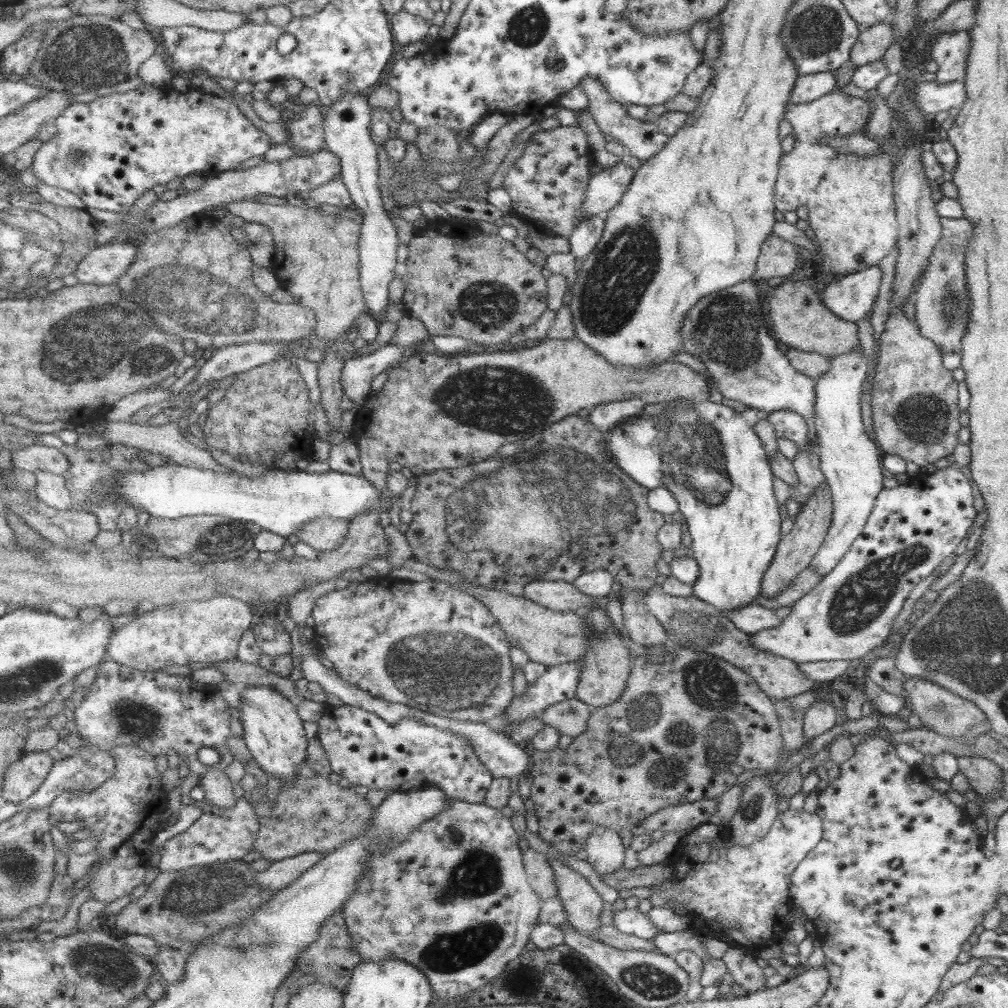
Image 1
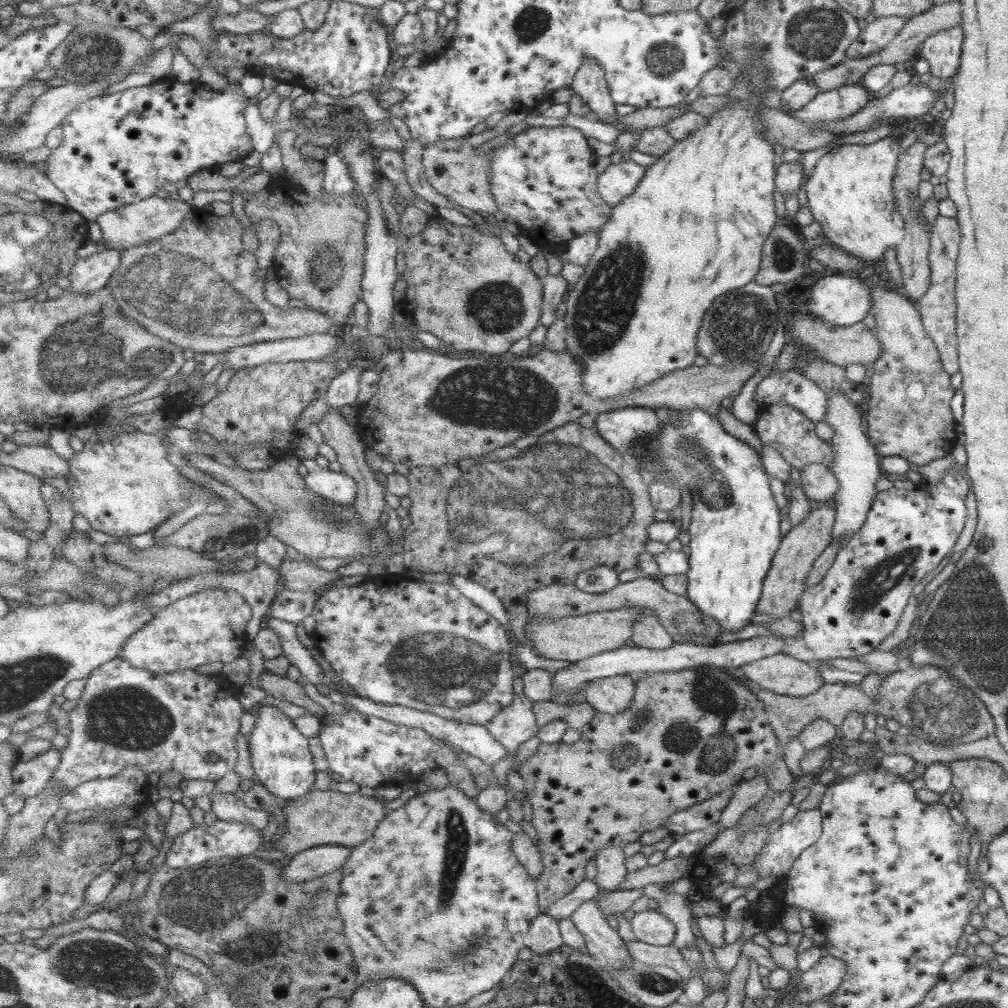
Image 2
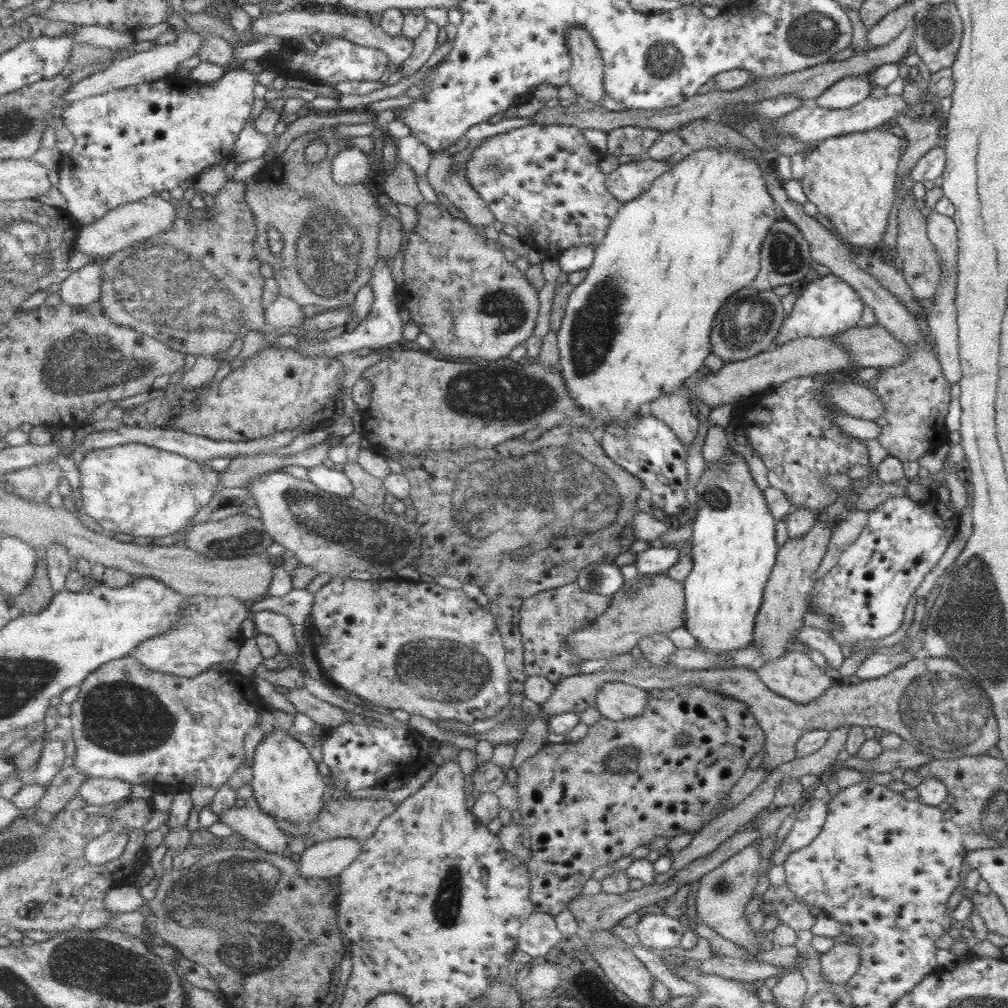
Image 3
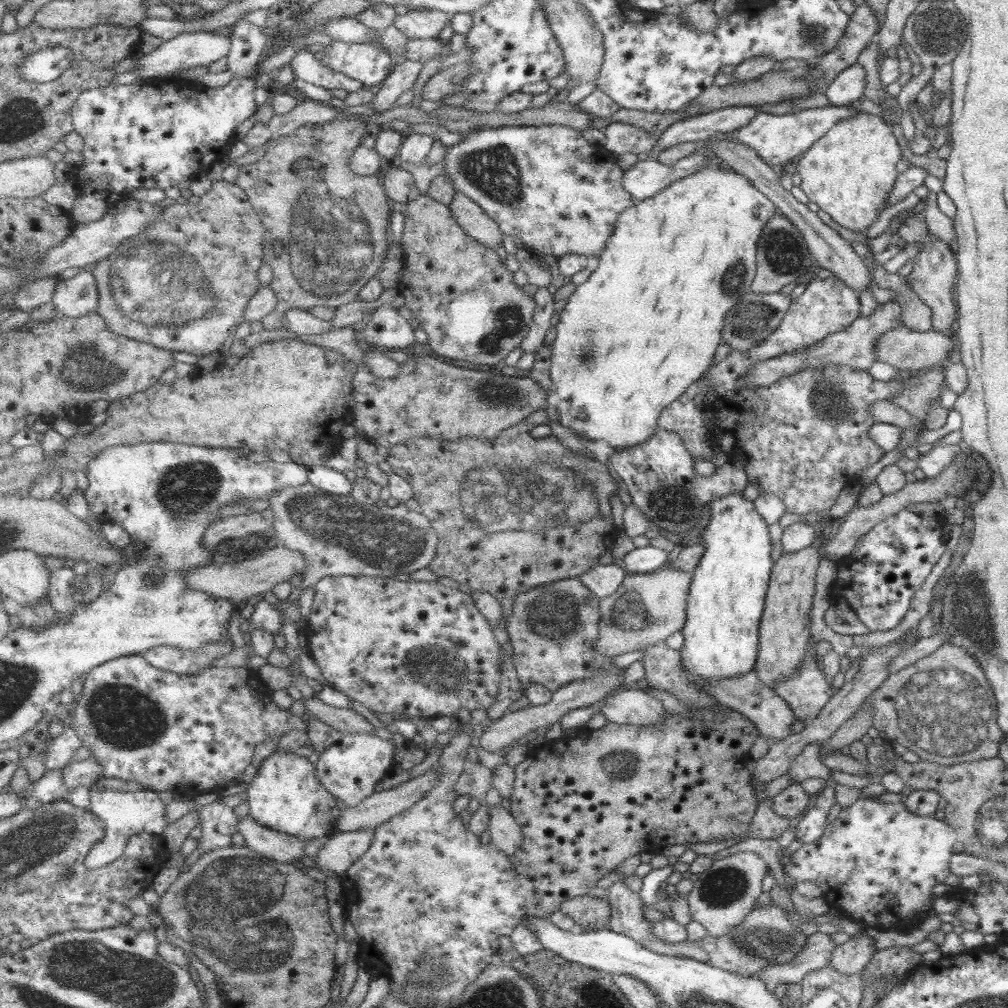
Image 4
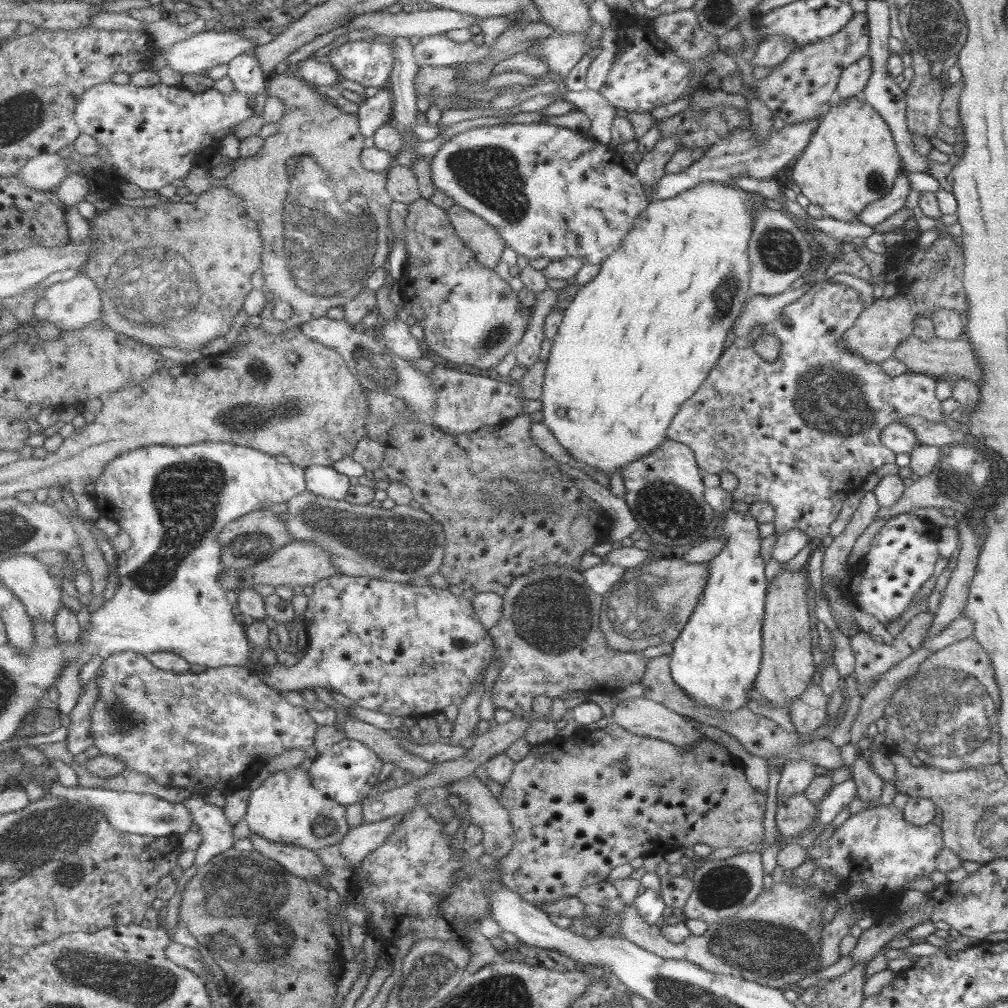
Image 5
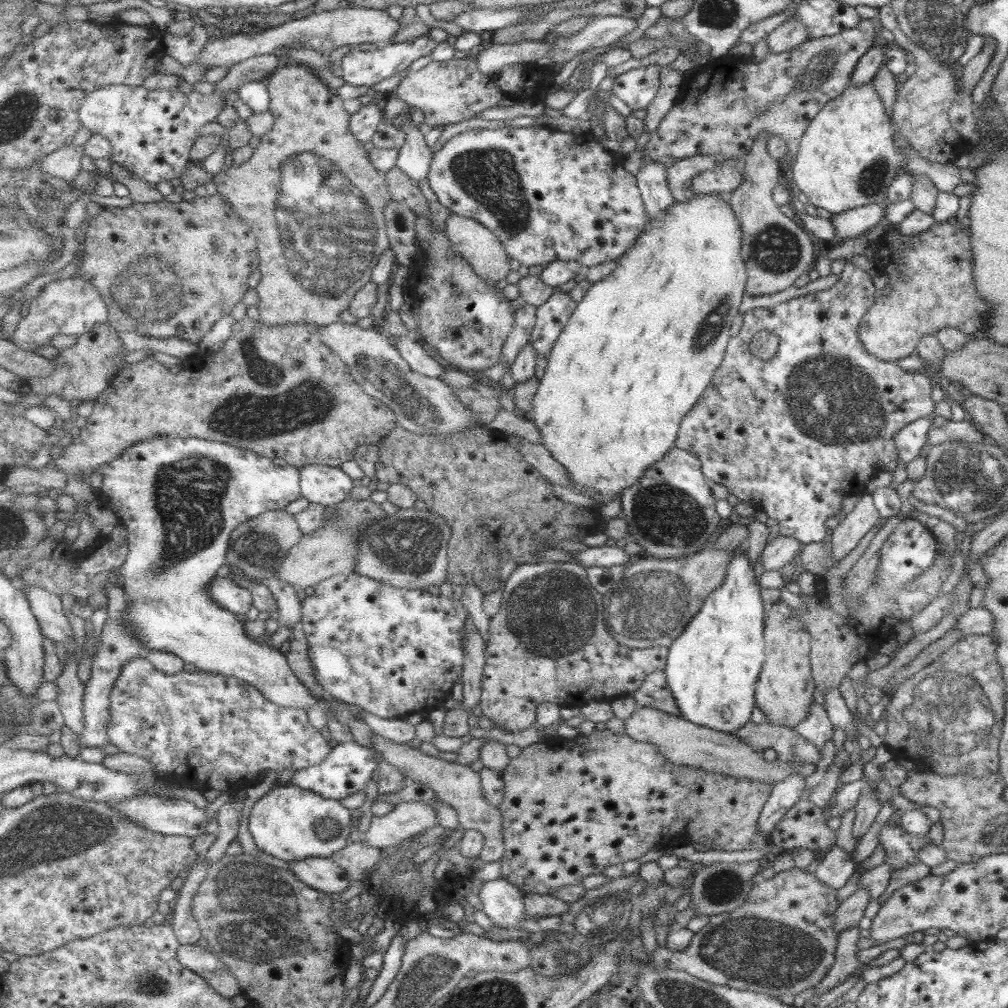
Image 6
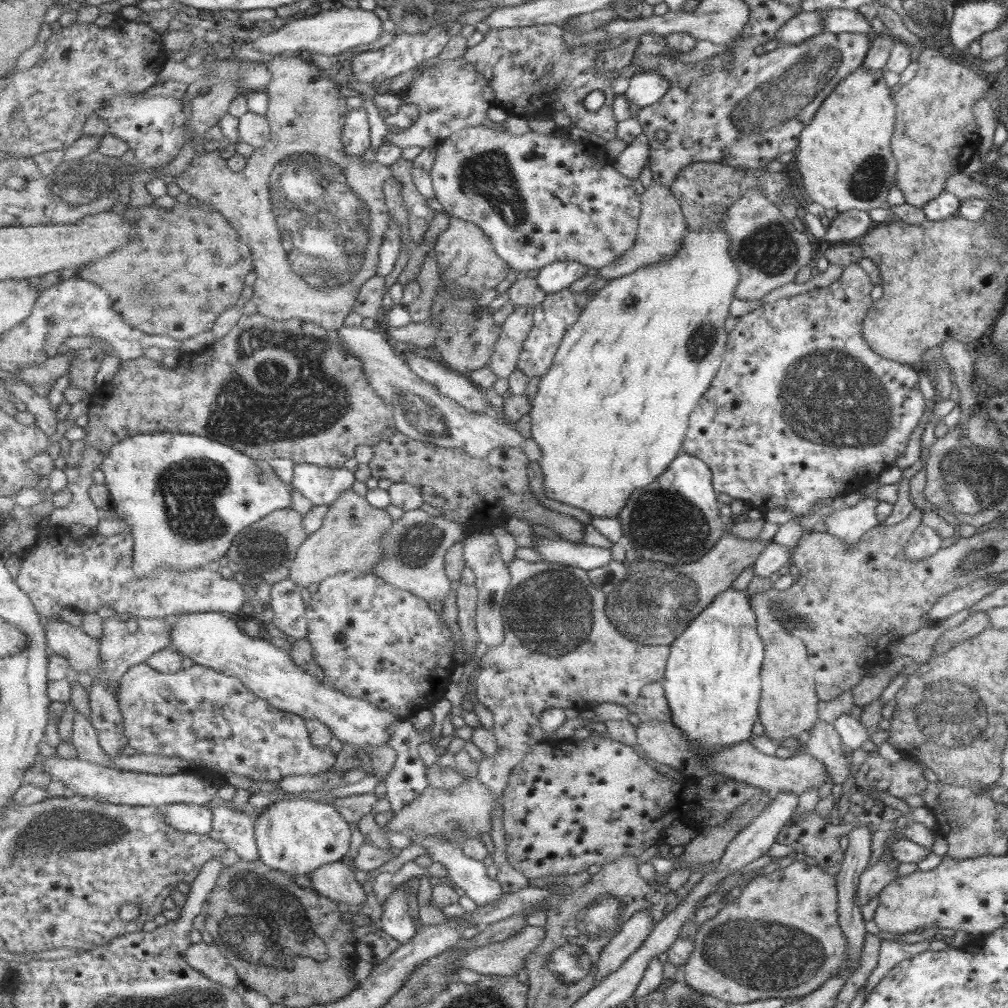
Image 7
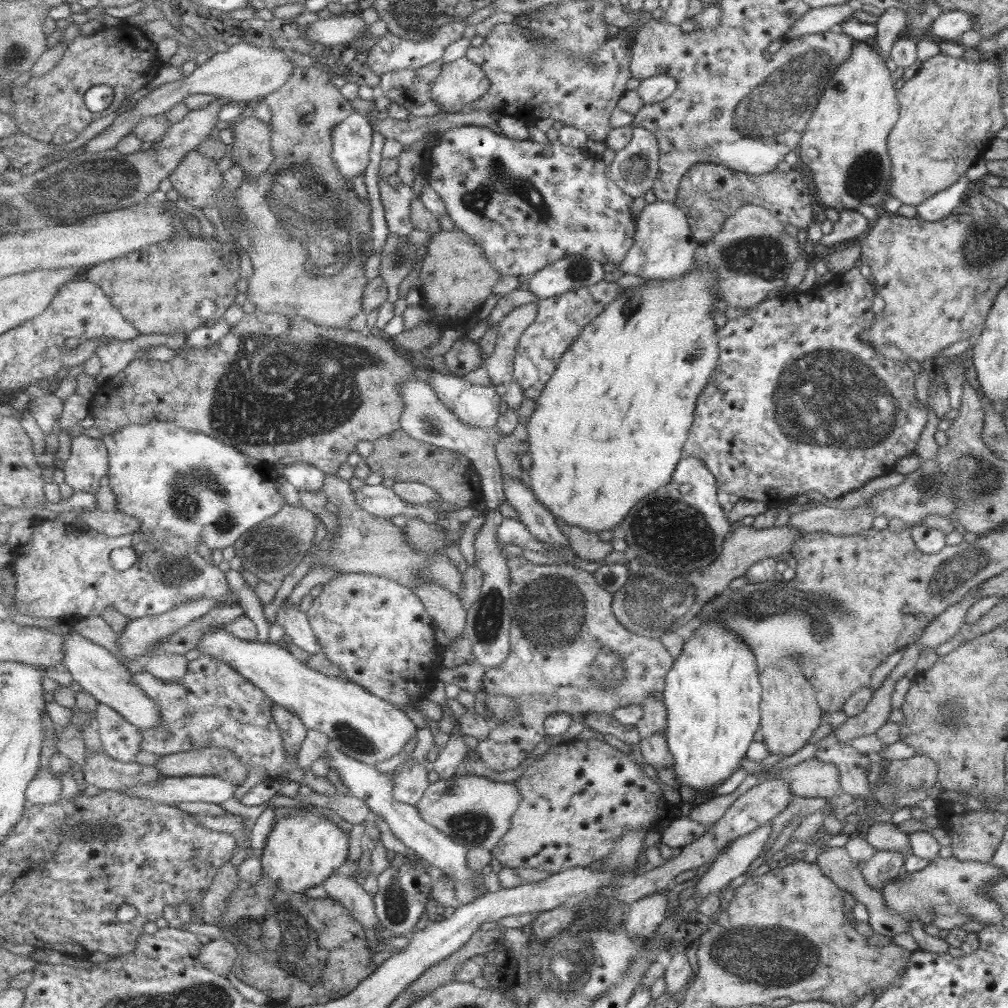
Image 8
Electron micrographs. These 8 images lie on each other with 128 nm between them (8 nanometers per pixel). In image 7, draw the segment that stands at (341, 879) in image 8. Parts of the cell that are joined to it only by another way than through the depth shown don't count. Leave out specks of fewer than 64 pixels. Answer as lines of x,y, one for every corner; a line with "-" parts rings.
345,861
323,864
319,870
309,875
311,888
334,902
344,902
351,910
356,911
366,900
367,886
355,880
355,870

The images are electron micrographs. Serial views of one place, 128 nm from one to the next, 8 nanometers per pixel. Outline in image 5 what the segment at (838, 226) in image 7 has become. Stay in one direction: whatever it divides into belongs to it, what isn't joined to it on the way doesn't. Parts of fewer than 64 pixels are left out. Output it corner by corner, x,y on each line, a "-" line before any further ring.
899,172
889,192
885,193
883,197
874,200
874,202
863,206
857,220
872,227
883,222
895,210
899,210
904,206
905,198
907,198
909,191
909,180
907,180
906,172

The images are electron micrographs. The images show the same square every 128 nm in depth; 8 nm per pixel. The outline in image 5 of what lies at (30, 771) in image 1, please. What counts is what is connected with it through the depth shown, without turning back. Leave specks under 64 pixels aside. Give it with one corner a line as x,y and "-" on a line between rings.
100,669
96,676
85,684
84,694
81,695
73,713
69,716
71,723
66,737
66,746
72,755
84,753
89,746
95,746
95,738
91,736
91,711
99,697
99,684
97,684
99,675
101,675

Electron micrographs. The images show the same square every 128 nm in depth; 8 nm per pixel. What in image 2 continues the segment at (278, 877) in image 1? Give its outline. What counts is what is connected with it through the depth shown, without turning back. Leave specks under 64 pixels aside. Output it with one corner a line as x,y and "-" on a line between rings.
320,845
309,848
307,851
293,856
290,863
283,867
282,880
301,883
332,874
332,872
344,868
351,855
350,850
338,845

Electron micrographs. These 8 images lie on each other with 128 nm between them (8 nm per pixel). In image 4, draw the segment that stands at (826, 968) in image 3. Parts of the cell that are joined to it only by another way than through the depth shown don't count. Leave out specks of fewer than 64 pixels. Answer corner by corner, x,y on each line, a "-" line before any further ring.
859,934
849,936
846,942
835,945
831,950
828,967
845,976
860,974
864,971
873,950
875,946
871,938

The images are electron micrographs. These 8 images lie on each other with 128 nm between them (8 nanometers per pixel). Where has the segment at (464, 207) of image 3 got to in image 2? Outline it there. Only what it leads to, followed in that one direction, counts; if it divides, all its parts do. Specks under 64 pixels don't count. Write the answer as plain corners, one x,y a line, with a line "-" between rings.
466,138
439,140
437,144
425,147
423,166
429,182
437,192
486,218
498,209
491,192
491,158
497,150
498,148
493,148
484,154
477,154
477,148
469,146

